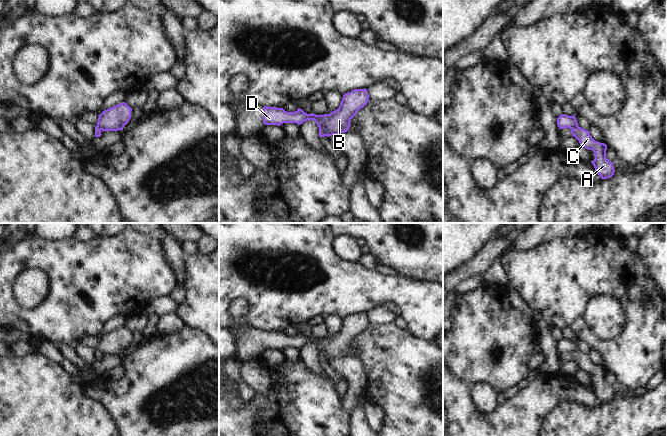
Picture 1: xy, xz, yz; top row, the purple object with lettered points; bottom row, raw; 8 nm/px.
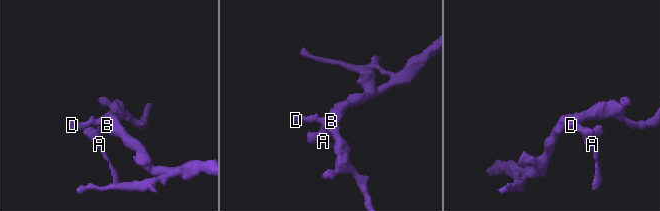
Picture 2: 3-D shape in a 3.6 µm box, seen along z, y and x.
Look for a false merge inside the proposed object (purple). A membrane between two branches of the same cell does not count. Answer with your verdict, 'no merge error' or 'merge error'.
merge error

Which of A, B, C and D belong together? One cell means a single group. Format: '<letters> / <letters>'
A C / B D

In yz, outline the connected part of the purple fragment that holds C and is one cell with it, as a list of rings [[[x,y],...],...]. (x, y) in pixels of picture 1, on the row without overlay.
[[[579,350],[574,351],[571,354],[572,360],[574,360],[580,367],[588,374],[592,374],[595,379],[595,383],[591,385],[596,397],[601,403],[607,403],[614,399],[615,393],[613,386],[606,382],[607,369],[595,365],[590,359],[588,354],[585,354]]]

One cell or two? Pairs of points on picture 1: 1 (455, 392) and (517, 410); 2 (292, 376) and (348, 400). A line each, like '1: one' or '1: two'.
1: one
2: two

